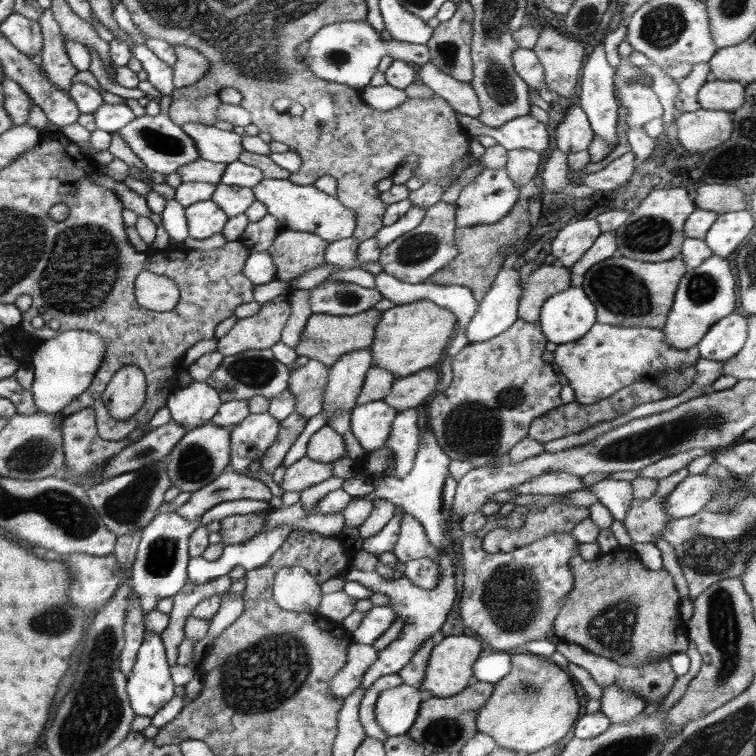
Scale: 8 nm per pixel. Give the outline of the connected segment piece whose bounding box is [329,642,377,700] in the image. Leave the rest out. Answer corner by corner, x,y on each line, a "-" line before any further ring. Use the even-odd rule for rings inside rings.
352,642
347,649
345,666
330,679
332,694
342,700
360,687
366,670
377,658
377,651
372,646

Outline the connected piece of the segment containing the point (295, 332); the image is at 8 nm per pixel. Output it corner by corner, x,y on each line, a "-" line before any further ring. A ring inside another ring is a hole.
297,289
288,298
291,313
282,331
281,341
293,349
296,348
298,341
300,341
300,335
302,335
302,331
306,327
308,317
313,313
307,304
308,292
309,290

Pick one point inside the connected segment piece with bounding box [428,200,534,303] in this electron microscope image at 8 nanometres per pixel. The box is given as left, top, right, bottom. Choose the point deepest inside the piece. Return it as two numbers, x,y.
481,249

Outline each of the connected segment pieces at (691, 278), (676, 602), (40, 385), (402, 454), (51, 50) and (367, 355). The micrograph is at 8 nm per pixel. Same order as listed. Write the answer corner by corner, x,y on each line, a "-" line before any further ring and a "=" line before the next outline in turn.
713,254
698,268
688,268
679,280
666,325
661,328
666,342
670,344
670,348
676,350
697,346
714,323
734,313
735,304
736,282
728,260
=
622,547
594,560
586,560
578,549
574,549
569,566
574,583
554,621
554,635
558,639
583,647
620,666
636,669
650,662
669,661
674,654
687,654
689,637
685,621
680,616
680,593
667,570
646,568
631,548
=
70,329
58,336
42,341
33,348
30,363
33,365
33,383
30,391
37,410
56,414
82,394
92,382
100,362
104,360
106,346
96,332
=
416,407
399,411
392,422
392,432
389,442
384,447
390,447
394,453
394,461
390,465
392,476
404,478
414,464
418,453
418,411
=
51,7
42,11
38,22
43,38
42,67
46,71
48,80
56,88
67,91
71,87
72,78
77,70
68,57
60,26
54,18
=
368,348
344,353
329,368
327,385
324,392
322,415
330,420
338,409
351,411
356,406
368,369
374,364
374,356

